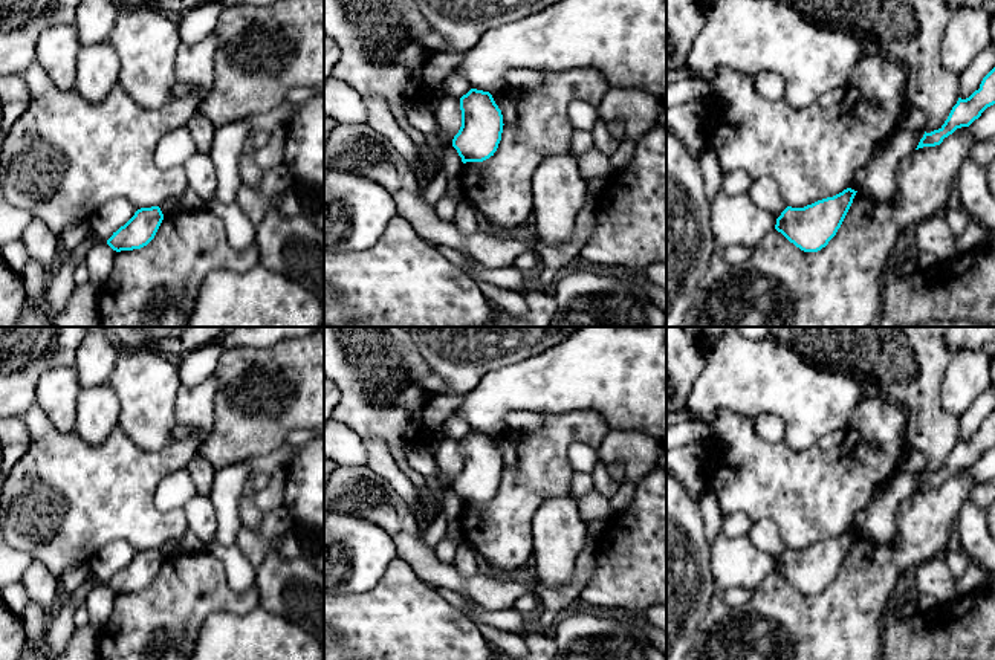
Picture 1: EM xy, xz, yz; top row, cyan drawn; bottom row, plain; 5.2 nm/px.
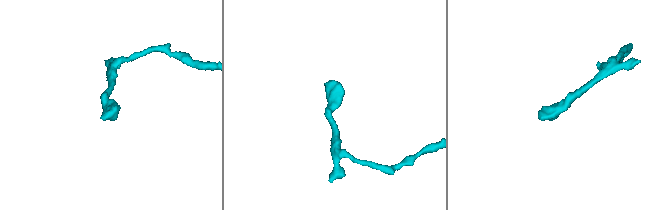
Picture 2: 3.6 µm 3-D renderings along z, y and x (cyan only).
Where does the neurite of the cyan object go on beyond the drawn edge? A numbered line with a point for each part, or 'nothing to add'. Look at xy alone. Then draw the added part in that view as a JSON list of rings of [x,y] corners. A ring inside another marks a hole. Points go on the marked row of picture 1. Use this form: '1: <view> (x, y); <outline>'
nothing to add

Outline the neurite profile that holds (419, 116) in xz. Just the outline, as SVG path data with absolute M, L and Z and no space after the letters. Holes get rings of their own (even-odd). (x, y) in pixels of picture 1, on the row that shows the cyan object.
M425 104L411 105L407 112L408 122L423 134L437 134L439 125L434 112Z

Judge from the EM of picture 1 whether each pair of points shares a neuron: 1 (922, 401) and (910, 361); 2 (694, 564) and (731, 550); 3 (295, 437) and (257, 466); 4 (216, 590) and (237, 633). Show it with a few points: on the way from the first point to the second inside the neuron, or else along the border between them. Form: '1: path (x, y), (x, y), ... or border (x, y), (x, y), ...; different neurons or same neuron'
1: path (919, 391), (910, 370); same neuron
2: border (708, 546), (713, 582), (717, 592); different neurons
3: border (286, 442), (300, 448); different neurons
4: border (259, 605), (242, 614), (214, 611), (197, 633); different neurons

